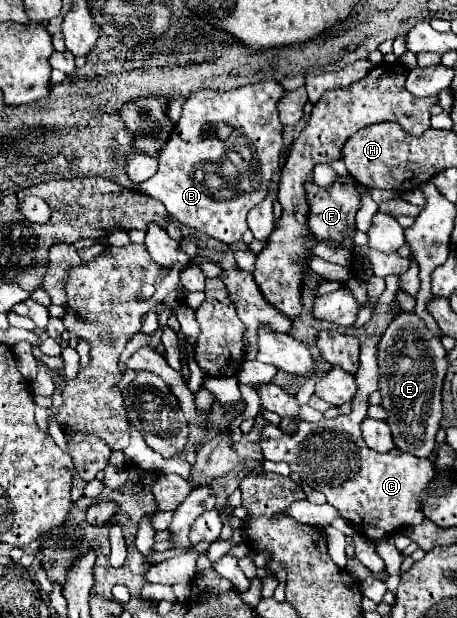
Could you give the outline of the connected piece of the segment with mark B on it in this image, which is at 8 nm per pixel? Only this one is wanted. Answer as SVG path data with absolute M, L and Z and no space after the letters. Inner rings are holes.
M258 82L252 86L244 86L228 92L214 90L198 90L194 92L186 104L182 118L178 120L168 144L160 150L160 166L158 172L140 184L140 192L160 200L168 214L176 218L180 224L190 226L206 236L218 238L224 244L240 242L242 234L248 230L246 216L248 212L260 204L260 200L268 194L268 184L272 182L274 172L280 168L280 152L282 152L282 122L278 118L278 102L284 98L286 88L278 82ZM200 150L226 150L216 162L200 162Z

